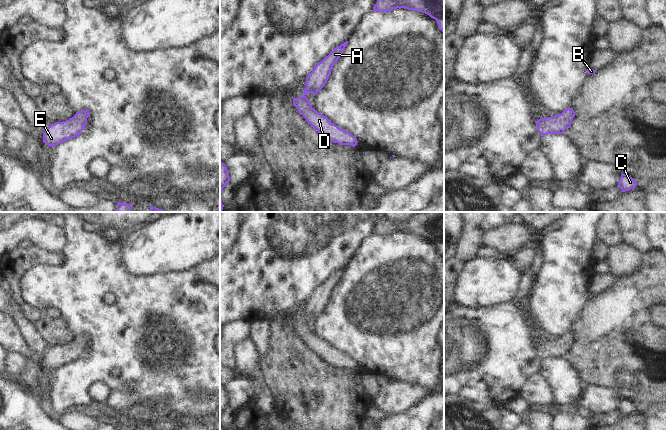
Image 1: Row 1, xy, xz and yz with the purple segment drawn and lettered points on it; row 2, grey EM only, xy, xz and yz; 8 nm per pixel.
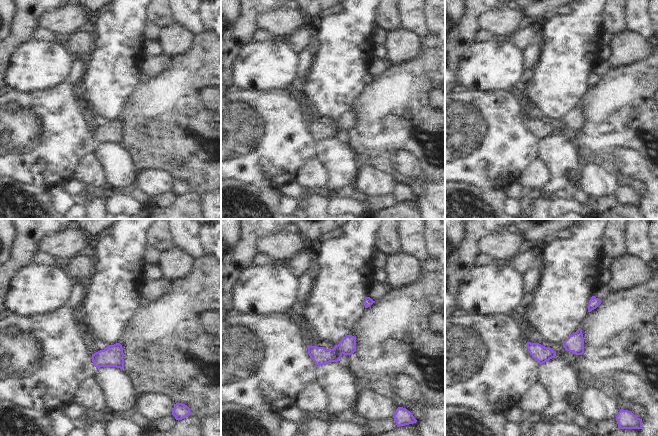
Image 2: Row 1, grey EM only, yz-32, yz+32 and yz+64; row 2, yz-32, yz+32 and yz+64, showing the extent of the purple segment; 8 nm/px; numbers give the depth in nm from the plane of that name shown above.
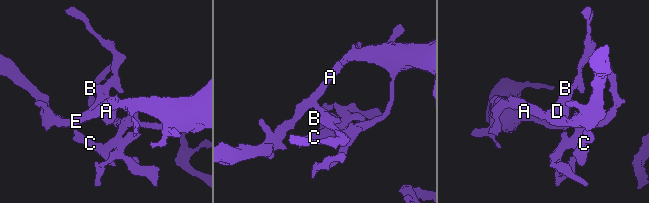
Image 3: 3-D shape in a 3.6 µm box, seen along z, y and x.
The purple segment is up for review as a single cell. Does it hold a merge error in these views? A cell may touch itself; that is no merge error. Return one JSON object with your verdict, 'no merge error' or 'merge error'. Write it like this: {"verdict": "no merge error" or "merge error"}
{"verdict": "no merge error"}

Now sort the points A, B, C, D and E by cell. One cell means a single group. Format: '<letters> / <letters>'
A B C D E

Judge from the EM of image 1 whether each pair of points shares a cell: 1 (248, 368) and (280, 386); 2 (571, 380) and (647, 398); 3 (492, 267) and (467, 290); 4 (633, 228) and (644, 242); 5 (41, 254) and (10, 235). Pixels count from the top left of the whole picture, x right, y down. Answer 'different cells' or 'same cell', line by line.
1: different cells
2: different cells
3: same cell
4: same cell
5: different cells

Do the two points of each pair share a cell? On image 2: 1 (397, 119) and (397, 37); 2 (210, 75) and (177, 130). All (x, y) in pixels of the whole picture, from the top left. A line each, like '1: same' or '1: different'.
1: different
2: same

